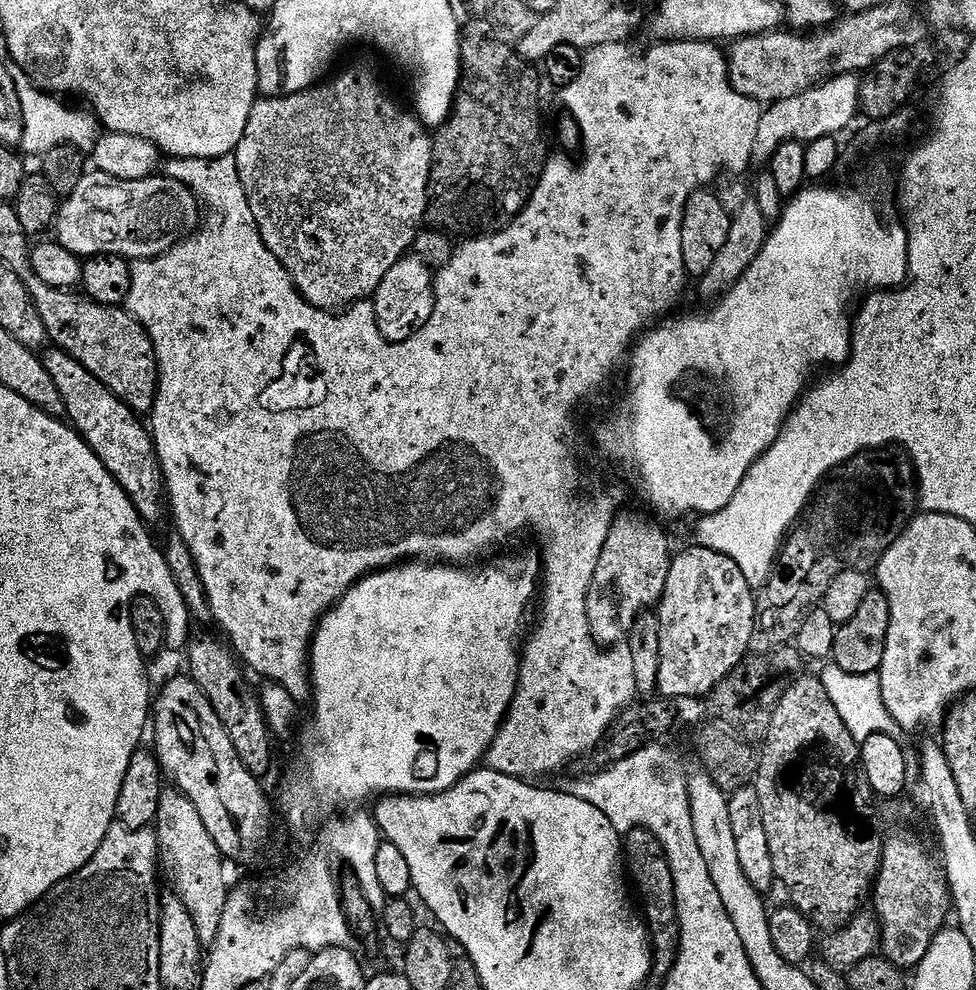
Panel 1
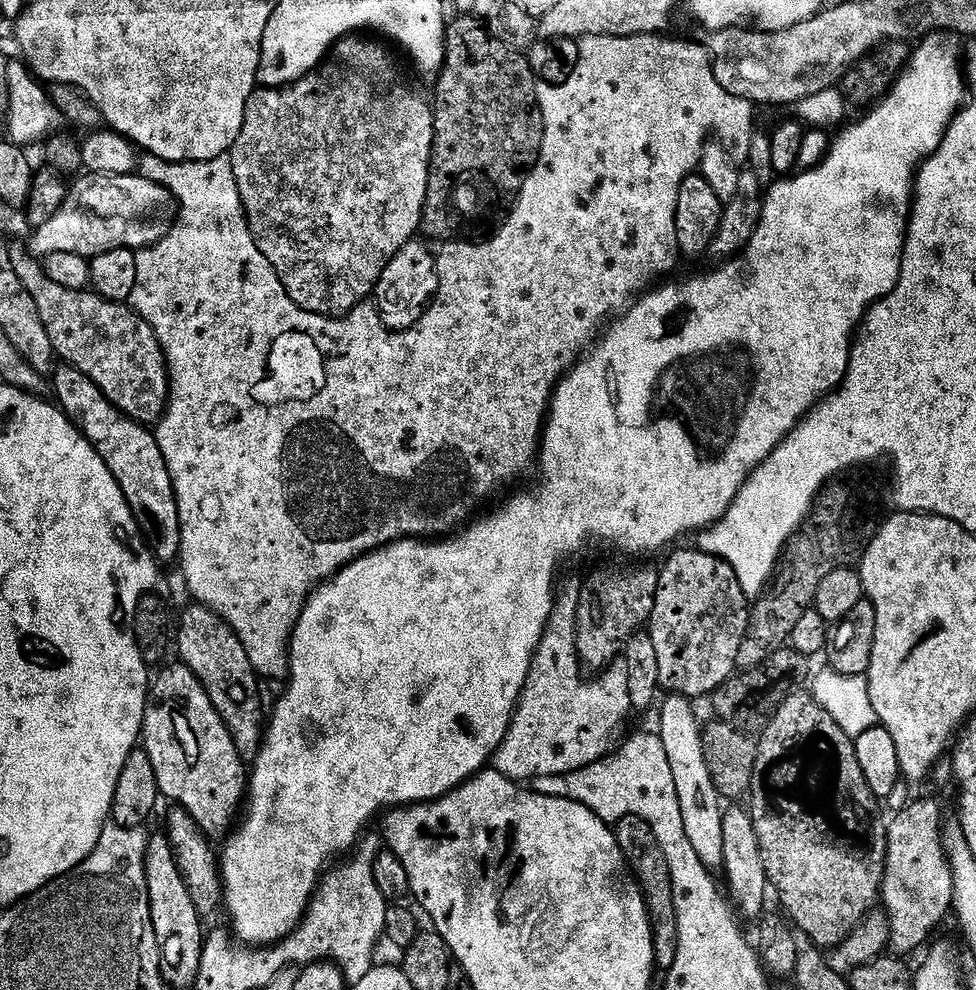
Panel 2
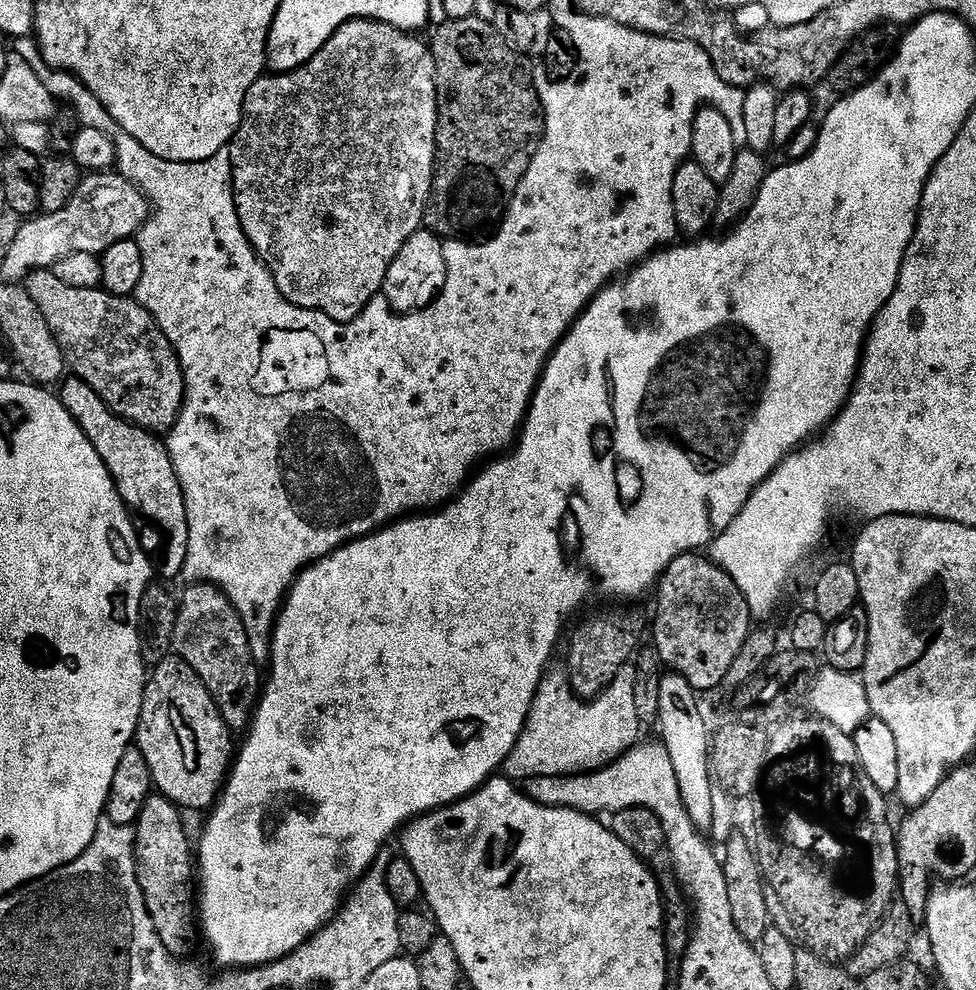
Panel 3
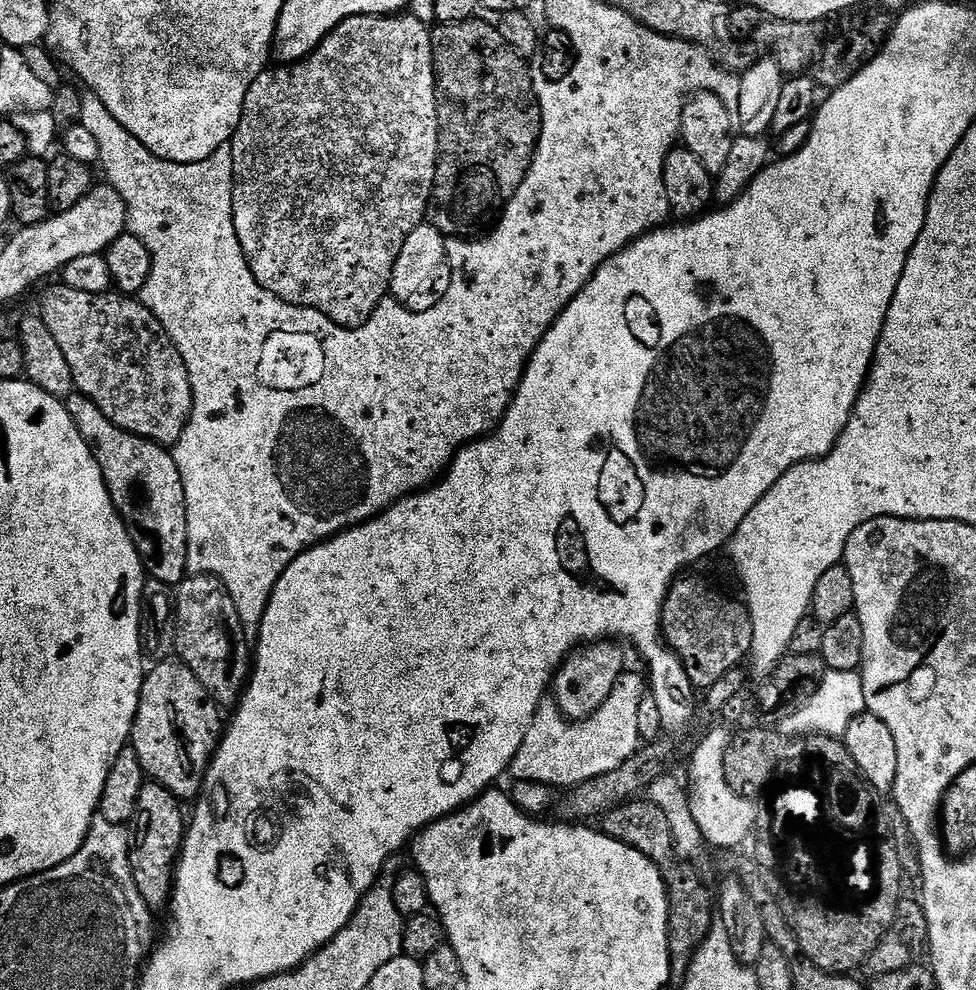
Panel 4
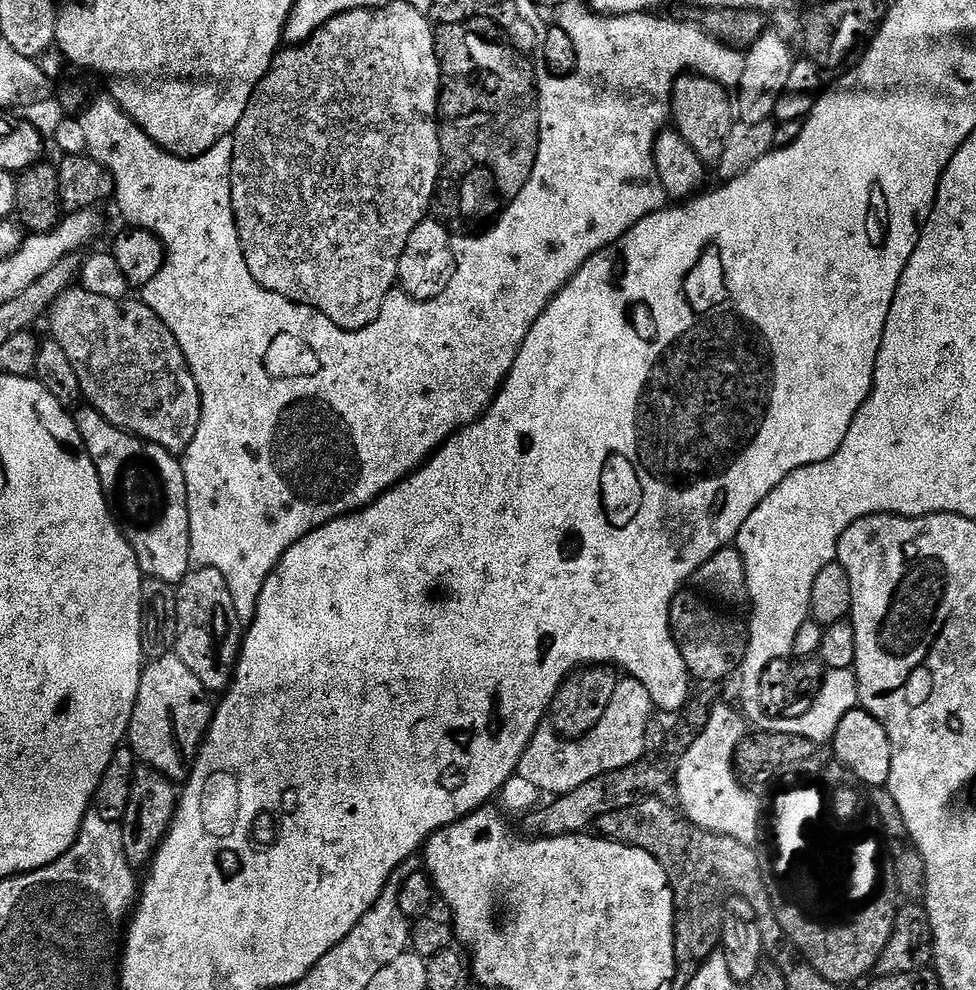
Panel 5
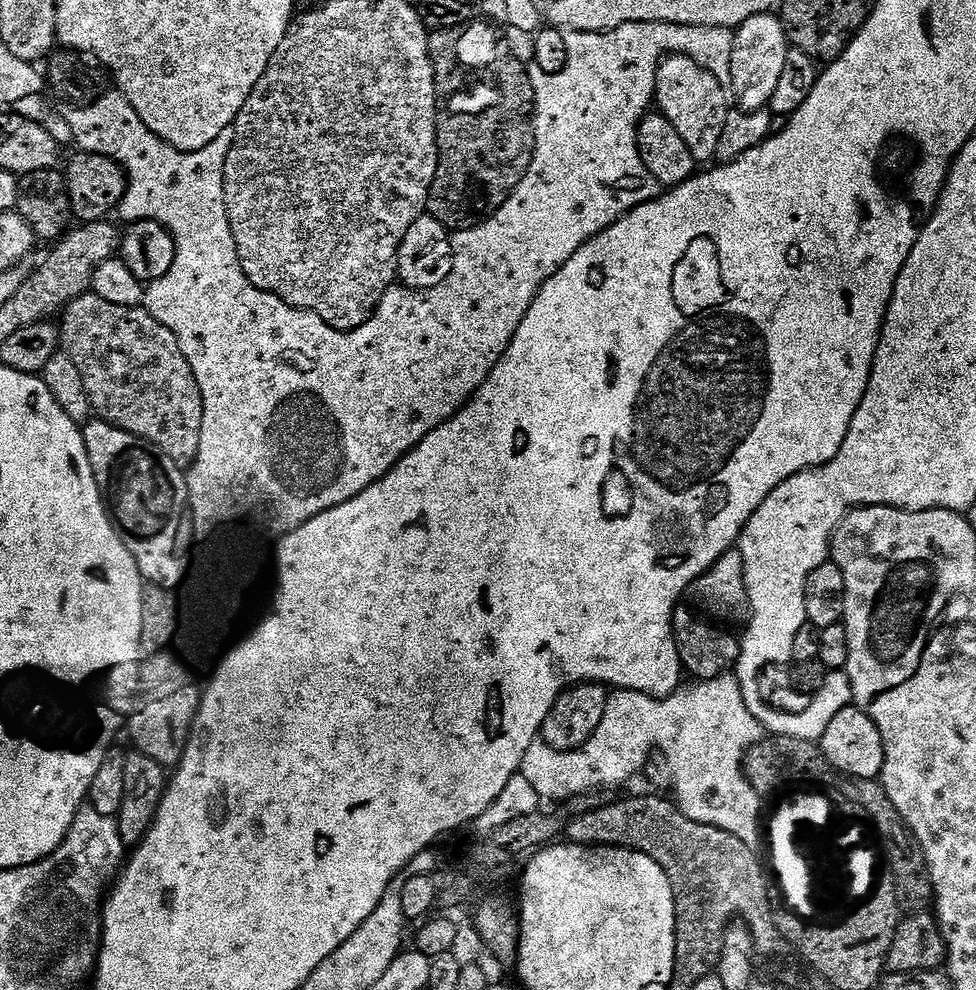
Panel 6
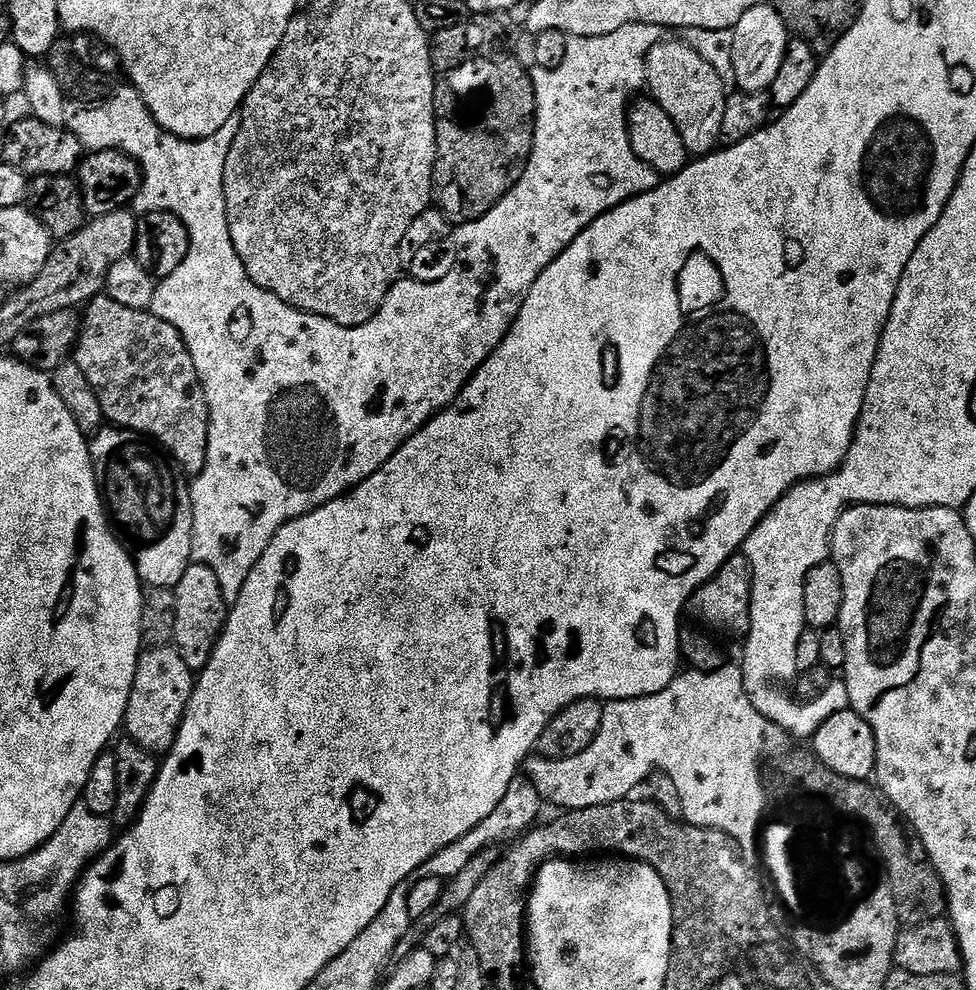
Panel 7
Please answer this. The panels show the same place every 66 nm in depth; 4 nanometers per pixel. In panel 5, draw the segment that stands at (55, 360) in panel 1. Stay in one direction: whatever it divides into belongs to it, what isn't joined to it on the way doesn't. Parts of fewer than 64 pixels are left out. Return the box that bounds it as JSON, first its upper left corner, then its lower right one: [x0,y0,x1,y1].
[74,407,193,586]

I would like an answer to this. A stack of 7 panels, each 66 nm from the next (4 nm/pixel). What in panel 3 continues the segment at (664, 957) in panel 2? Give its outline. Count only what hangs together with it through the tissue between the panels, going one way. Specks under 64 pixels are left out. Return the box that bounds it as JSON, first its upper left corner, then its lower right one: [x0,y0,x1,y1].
[610,808,691,974]

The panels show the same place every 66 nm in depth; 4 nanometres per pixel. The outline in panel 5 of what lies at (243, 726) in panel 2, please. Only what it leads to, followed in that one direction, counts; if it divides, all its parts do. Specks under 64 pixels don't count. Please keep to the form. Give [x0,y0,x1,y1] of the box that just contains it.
[174,567,242,694]

